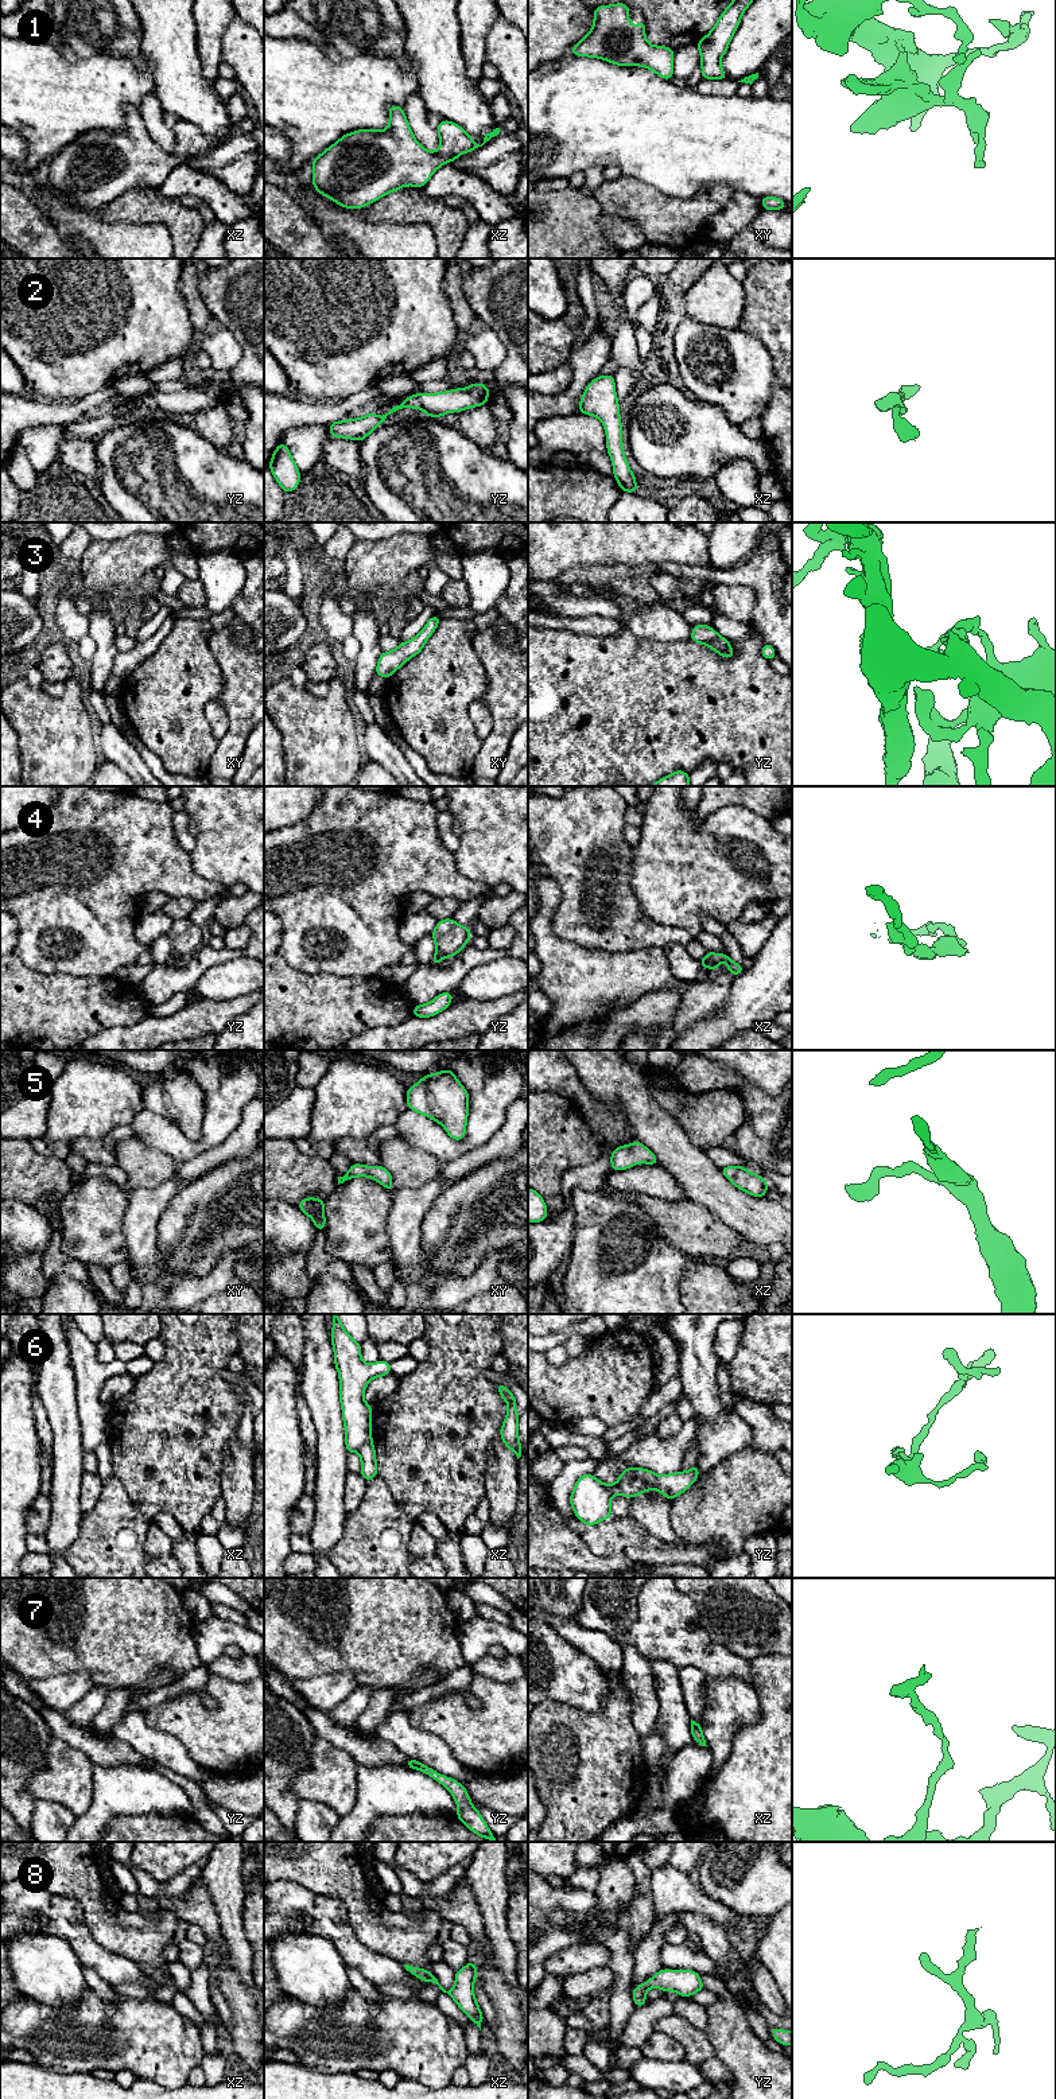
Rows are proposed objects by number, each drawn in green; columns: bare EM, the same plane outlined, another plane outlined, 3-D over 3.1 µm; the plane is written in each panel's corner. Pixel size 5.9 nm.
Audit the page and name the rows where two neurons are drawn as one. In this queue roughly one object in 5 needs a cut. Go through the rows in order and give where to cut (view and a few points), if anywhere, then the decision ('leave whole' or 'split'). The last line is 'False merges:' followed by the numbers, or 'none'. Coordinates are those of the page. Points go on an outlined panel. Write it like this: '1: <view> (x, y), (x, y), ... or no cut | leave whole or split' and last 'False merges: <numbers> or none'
1: no cut | leave whole
2: no cut | leave whole
3: no cut | leave whole
4: no cut | leave whole
5: no cut | leave whole
6: xz (371, 1439), (357, 1450) | split
7: no cut | leave whole
8: no cut | leave whole
False merges: 6

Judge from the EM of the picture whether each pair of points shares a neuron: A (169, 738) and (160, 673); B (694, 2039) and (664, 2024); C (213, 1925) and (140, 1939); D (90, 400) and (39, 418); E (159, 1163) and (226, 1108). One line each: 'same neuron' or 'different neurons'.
A: same neuron
B: same neuron
C: different neurons
D: same neuron
E: different neurons

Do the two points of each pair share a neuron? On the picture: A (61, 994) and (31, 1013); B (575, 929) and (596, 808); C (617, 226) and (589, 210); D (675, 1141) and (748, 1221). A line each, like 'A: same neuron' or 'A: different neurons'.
A: same neuron
B: same neuron
C: different neurons
D: same neuron

